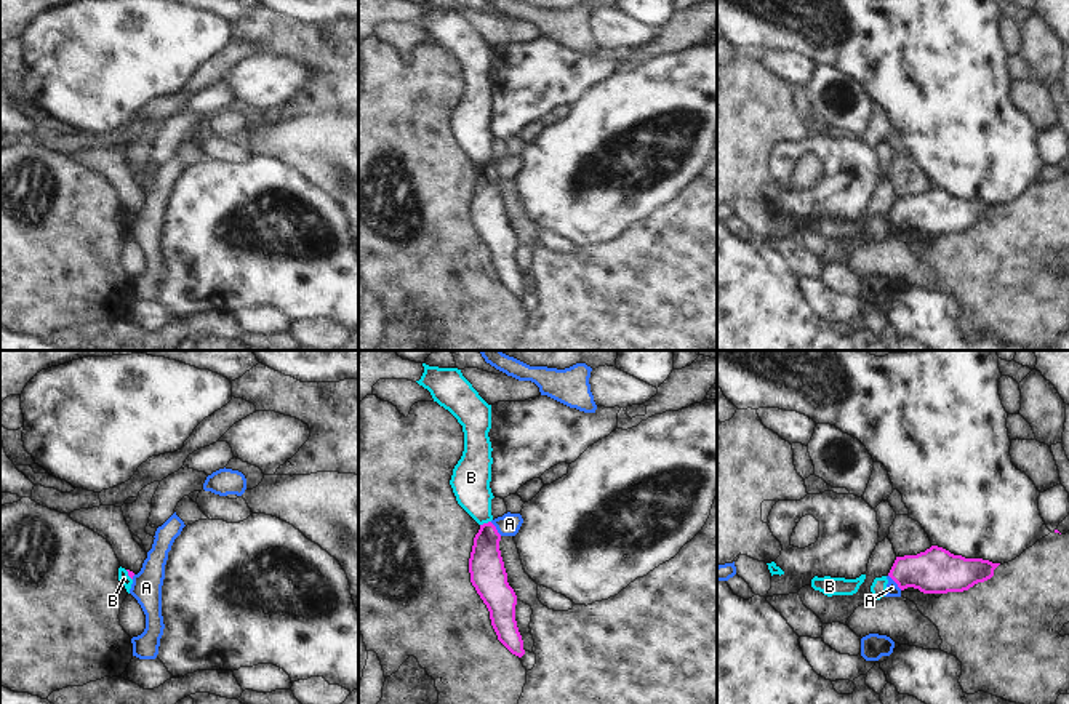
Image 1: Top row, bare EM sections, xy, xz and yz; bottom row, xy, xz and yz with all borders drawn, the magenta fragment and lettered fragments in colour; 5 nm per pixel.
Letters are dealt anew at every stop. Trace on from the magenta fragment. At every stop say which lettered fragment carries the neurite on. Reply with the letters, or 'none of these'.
none of these.

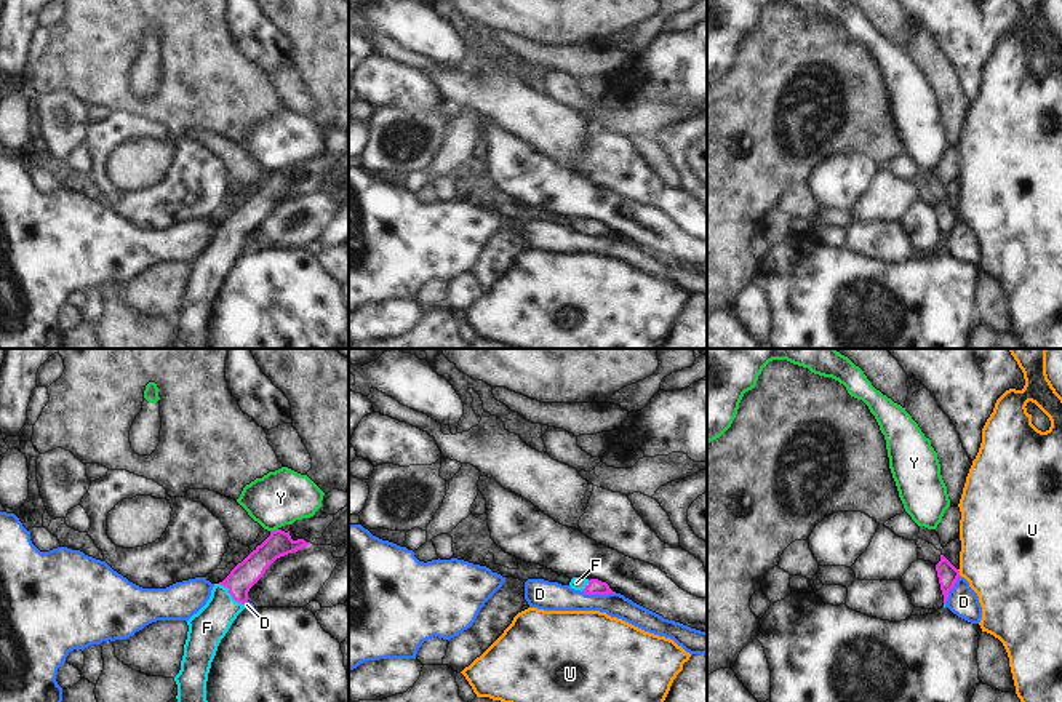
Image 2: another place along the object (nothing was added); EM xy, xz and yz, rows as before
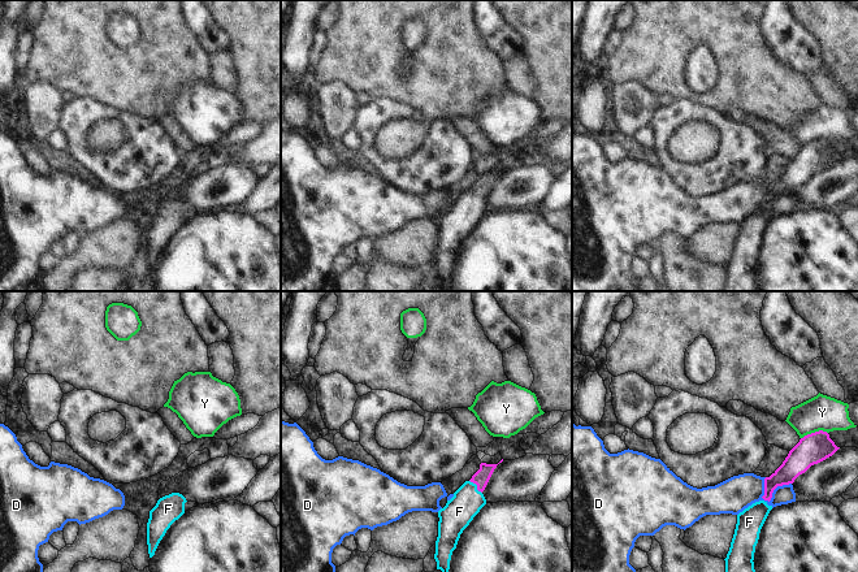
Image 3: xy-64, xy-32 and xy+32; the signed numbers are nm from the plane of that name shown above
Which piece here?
F.

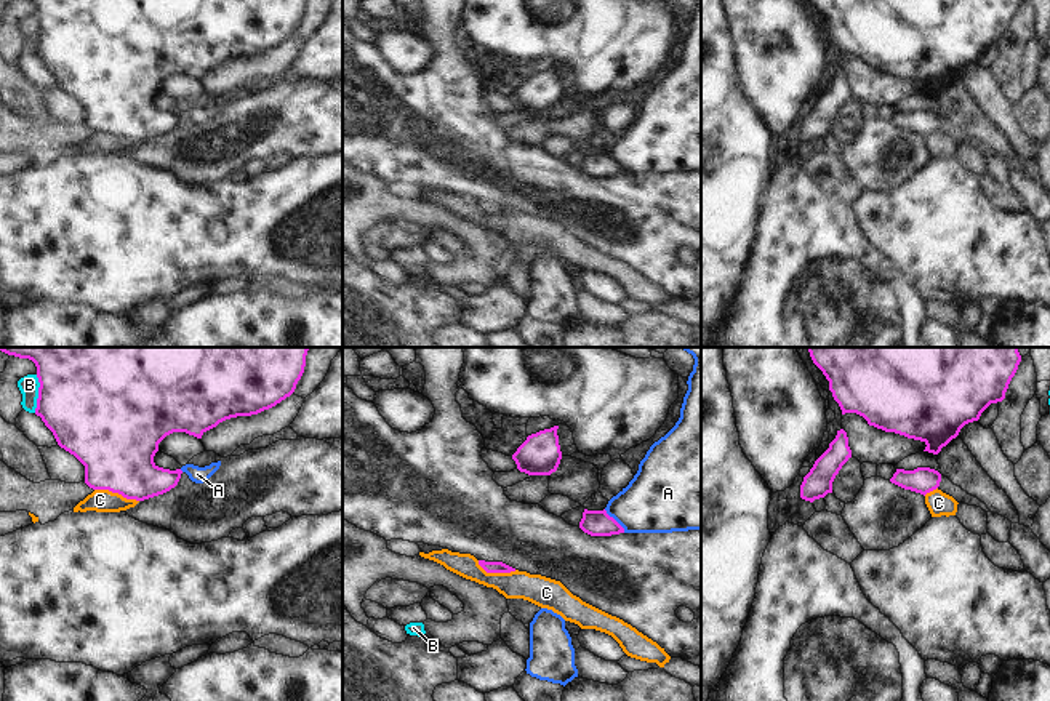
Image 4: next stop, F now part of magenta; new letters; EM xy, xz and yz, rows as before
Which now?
none of these.

